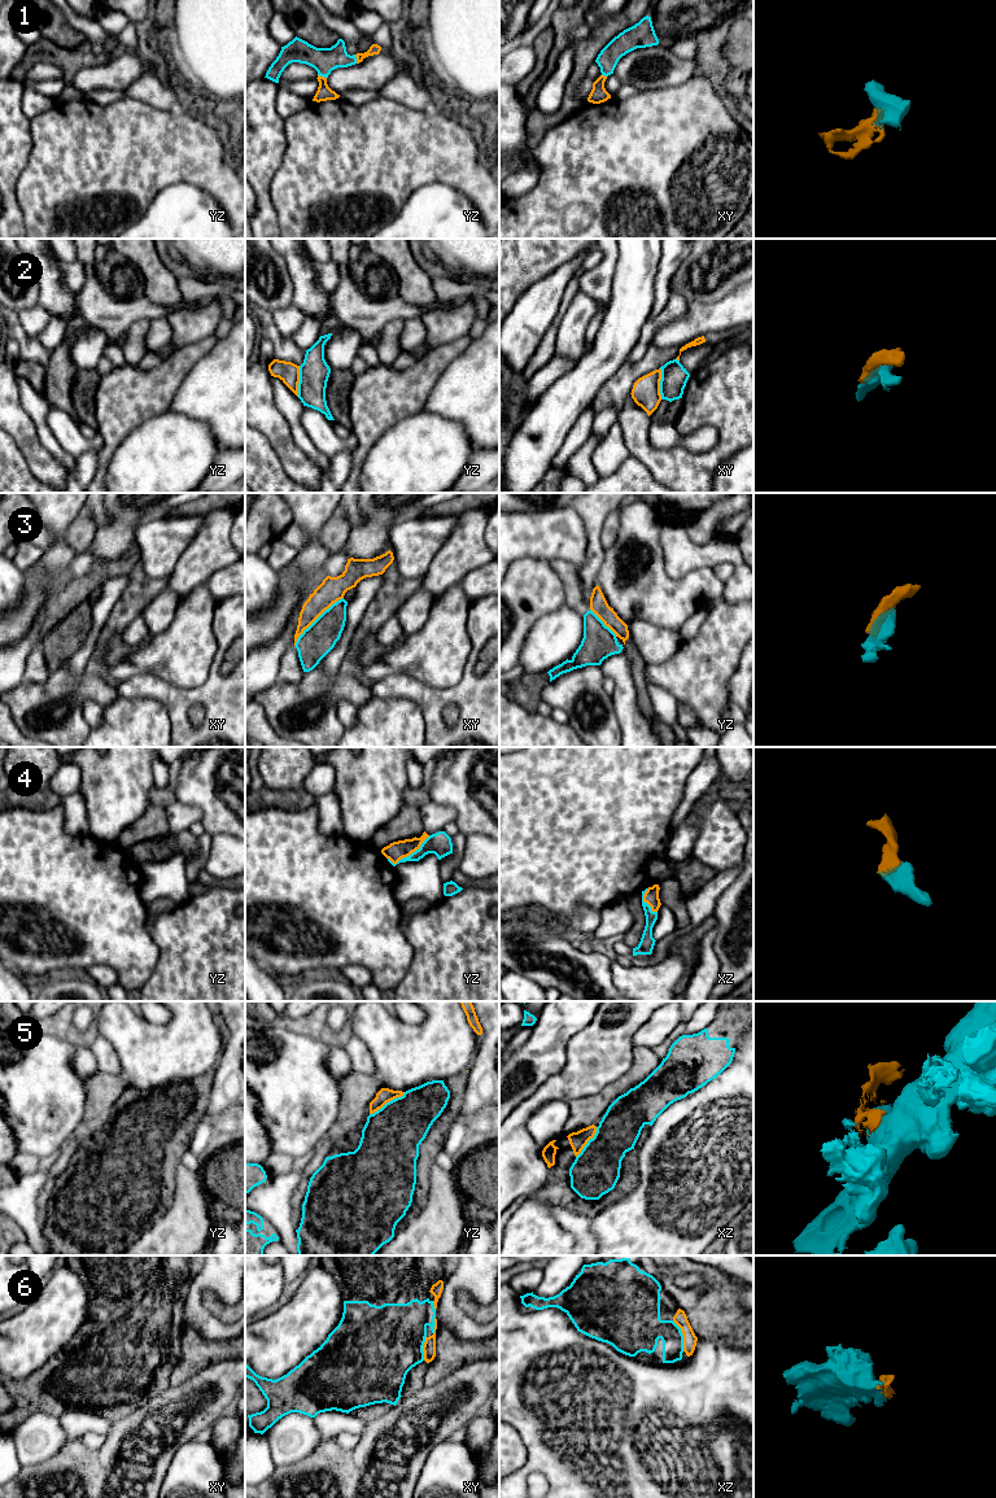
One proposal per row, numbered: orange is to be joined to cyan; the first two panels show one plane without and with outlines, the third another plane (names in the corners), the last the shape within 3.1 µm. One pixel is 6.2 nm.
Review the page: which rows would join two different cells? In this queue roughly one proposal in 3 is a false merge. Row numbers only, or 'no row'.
2, 3

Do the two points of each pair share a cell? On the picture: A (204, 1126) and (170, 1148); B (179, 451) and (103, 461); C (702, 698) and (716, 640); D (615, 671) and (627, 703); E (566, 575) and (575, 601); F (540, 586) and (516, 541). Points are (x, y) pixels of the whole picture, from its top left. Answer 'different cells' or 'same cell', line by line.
A: different cells
B: different cells
C: same cell
D: same cell
E: same cell
F: different cells

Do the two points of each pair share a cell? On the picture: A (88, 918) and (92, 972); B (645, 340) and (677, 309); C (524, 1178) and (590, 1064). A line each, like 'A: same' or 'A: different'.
A: different
B: same
C: same

